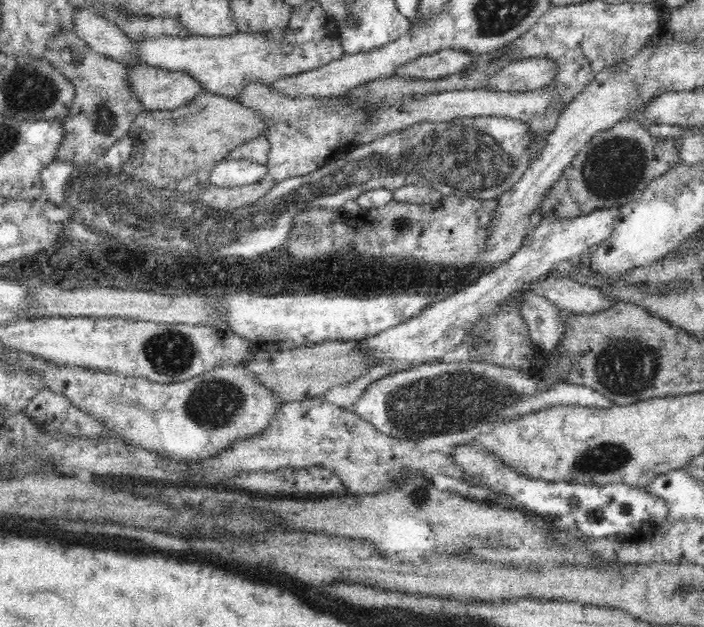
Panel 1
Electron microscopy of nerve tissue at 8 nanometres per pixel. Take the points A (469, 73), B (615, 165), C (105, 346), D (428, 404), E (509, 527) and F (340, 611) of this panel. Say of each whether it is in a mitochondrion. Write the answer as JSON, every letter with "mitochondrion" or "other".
{"A":"other","B":"mitochondrion","C":"other","D":"mitochondrion","E":"other","F":"other"}

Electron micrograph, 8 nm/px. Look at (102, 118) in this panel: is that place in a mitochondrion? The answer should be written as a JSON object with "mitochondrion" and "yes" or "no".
{"mitochondrion":"yes"}

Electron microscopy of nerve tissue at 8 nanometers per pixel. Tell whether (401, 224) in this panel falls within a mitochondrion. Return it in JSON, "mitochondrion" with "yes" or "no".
{"mitochondrion":"yes"}

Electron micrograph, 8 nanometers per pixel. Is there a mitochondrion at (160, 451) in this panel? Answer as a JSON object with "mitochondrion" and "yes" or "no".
{"mitochondrion":"no"}

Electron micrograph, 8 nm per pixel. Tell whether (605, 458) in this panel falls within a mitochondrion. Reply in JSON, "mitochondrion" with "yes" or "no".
{"mitochondrion":"yes"}

